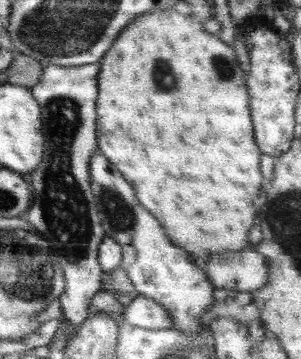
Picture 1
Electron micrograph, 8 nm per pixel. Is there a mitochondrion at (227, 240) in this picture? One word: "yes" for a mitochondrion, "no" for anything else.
no

